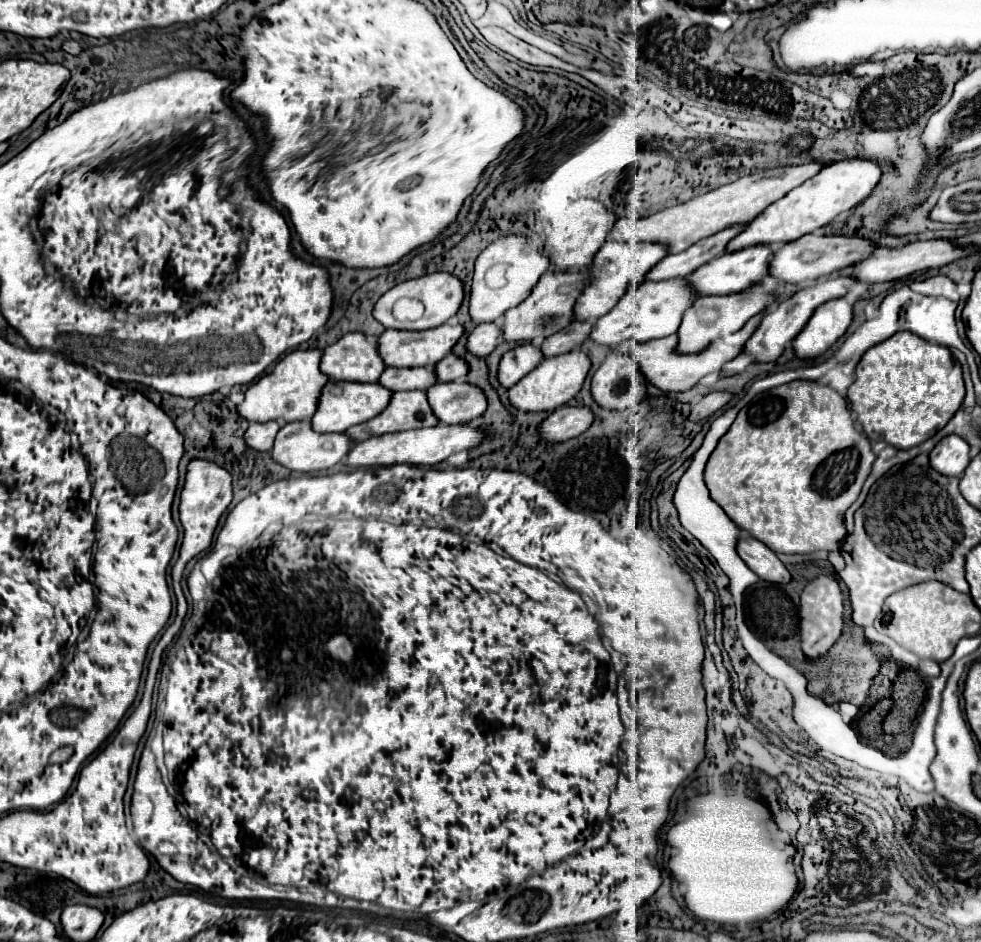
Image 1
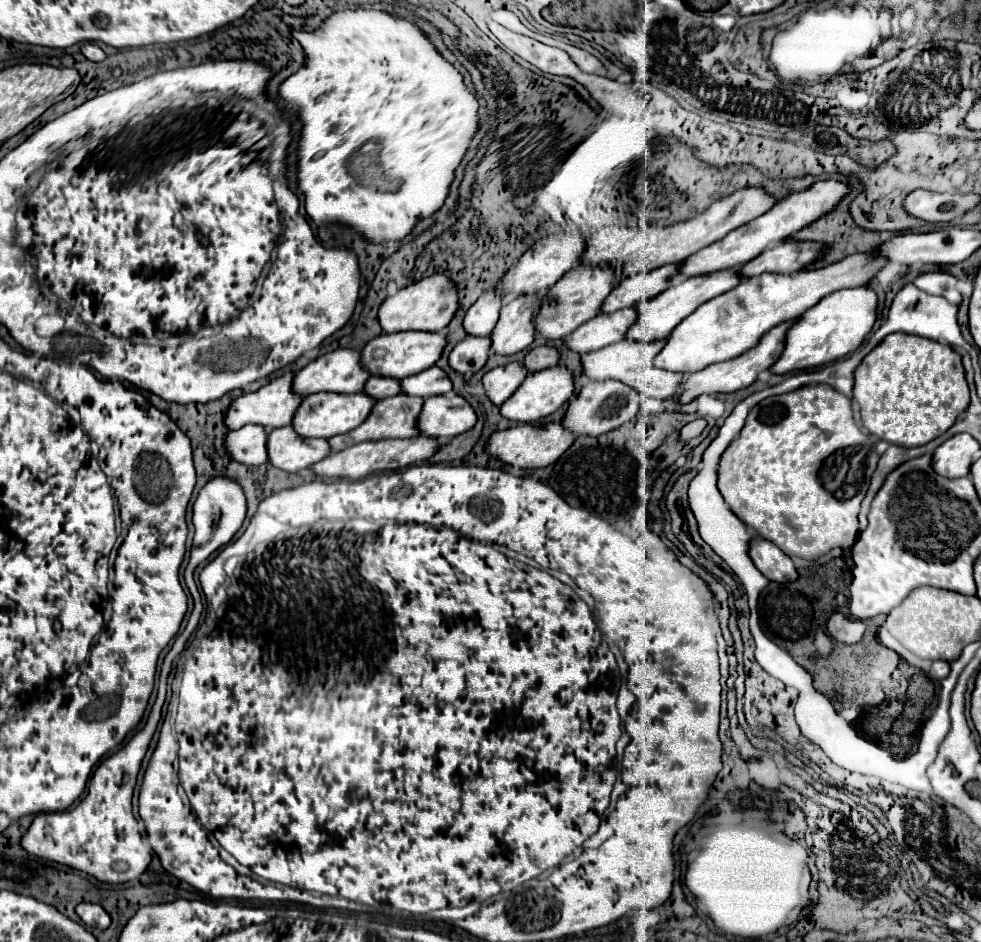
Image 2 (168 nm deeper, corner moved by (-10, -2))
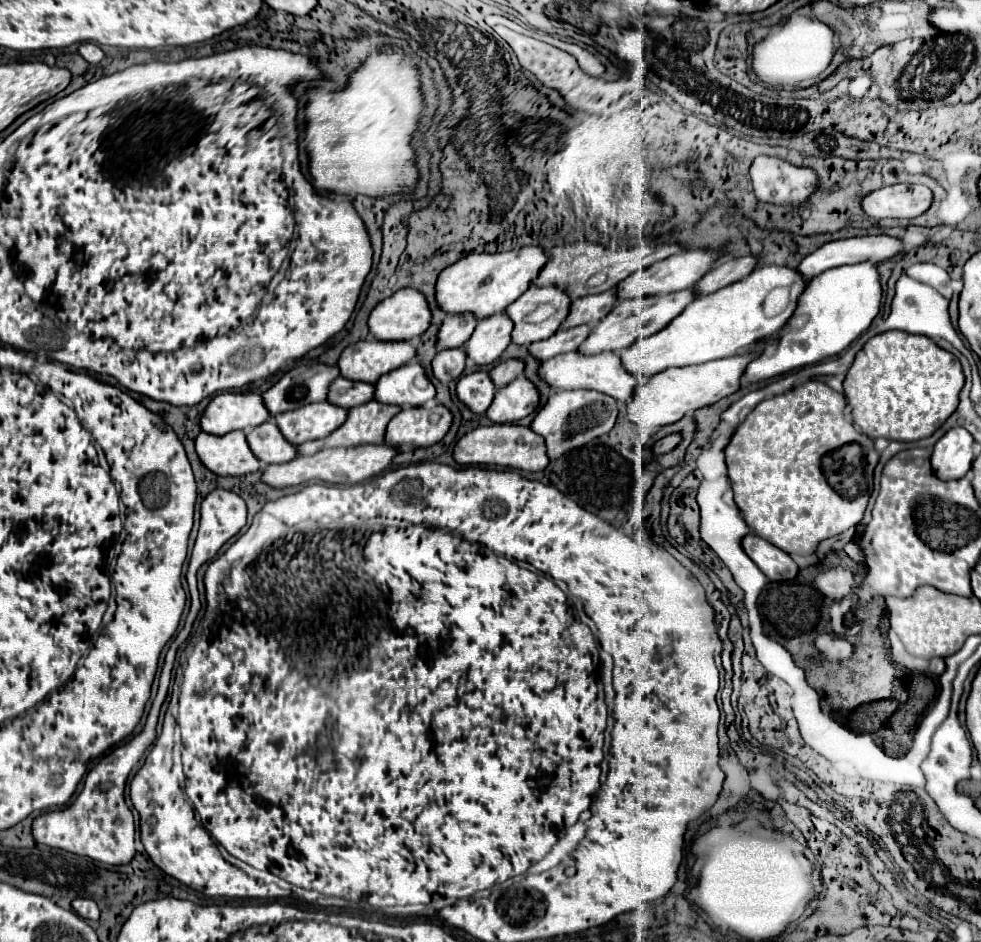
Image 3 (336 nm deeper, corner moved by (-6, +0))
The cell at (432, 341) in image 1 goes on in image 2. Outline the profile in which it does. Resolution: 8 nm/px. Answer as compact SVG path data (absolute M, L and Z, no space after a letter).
M395 332L395 334L381 334L367 342L367 346L361 350L361 358L365 368L373 376L387 376L387 378L407 378L417 372L423 372L425 368L435 366L435 362L441 358L443 350L447 346L447 338L441 332Z

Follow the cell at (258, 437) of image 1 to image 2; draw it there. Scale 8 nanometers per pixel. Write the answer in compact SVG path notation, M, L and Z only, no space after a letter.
M247 424L241 430L233 430L227 434L227 450L233 460L259 466L267 462L267 452L265 452L265 440L267 440L267 430L257 426L257 424Z

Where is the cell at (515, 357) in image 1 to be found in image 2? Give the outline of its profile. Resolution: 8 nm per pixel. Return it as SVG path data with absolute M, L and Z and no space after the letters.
M521 360L509 362L507 366L493 368L483 376L483 386L493 404L501 406L525 380L525 368L521 368Z

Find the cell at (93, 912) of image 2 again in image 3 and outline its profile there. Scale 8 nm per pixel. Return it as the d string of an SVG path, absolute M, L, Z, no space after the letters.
M77 898L77 900L73 900L71 902L71 906L73 906L73 910L81 916L81 918L85 918L85 920L99 920L99 908L97 908L97 904L93 902L93 900L89 900L89 898Z

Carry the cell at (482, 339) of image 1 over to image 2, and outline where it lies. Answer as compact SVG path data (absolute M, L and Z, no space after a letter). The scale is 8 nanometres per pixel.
M467 336L449 354L449 364L465 378L471 378L485 366L489 352L489 336Z

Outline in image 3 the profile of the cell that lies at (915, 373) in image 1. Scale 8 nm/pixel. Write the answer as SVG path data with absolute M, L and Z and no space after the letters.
M889 330L873 336L857 352L843 386L845 386L845 398L851 406L853 422L861 428L865 436L873 440L883 436L887 440L915 442L921 438L929 438L953 414L959 402L959 390L963 386L963 370L961 370L961 362L951 352L939 348L929 338L909 332Z

